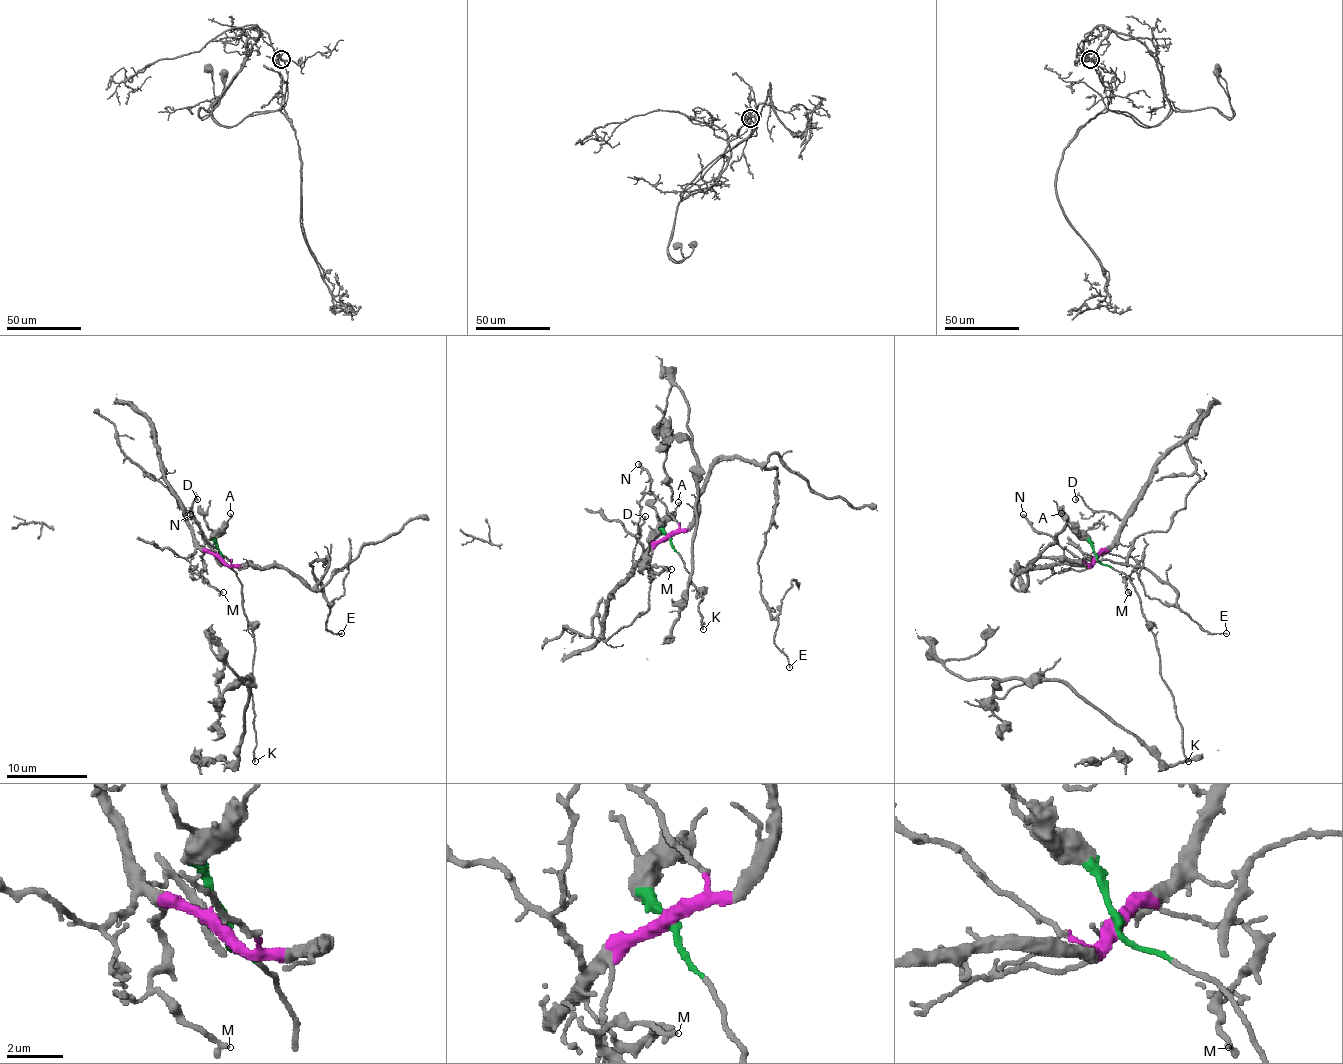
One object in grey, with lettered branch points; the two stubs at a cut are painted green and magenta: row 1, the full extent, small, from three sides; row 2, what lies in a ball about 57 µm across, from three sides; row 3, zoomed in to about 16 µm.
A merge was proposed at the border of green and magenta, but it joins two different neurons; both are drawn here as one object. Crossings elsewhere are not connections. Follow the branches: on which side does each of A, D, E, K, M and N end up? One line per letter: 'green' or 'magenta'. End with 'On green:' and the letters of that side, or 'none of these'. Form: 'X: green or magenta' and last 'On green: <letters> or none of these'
A: green
D: magenta
E: magenta
K: green
M: magenta
N: magenta
On green: A, K

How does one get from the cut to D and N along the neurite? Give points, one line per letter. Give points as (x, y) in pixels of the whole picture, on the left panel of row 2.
D: (221, 556), (207, 552), (197, 542), (187, 522), (185, 514), (191, 510), (195, 496), (197, 500)
N: (221, 556), (225, 563), (231, 563), (203, 536), (203, 530), (191, 514)

